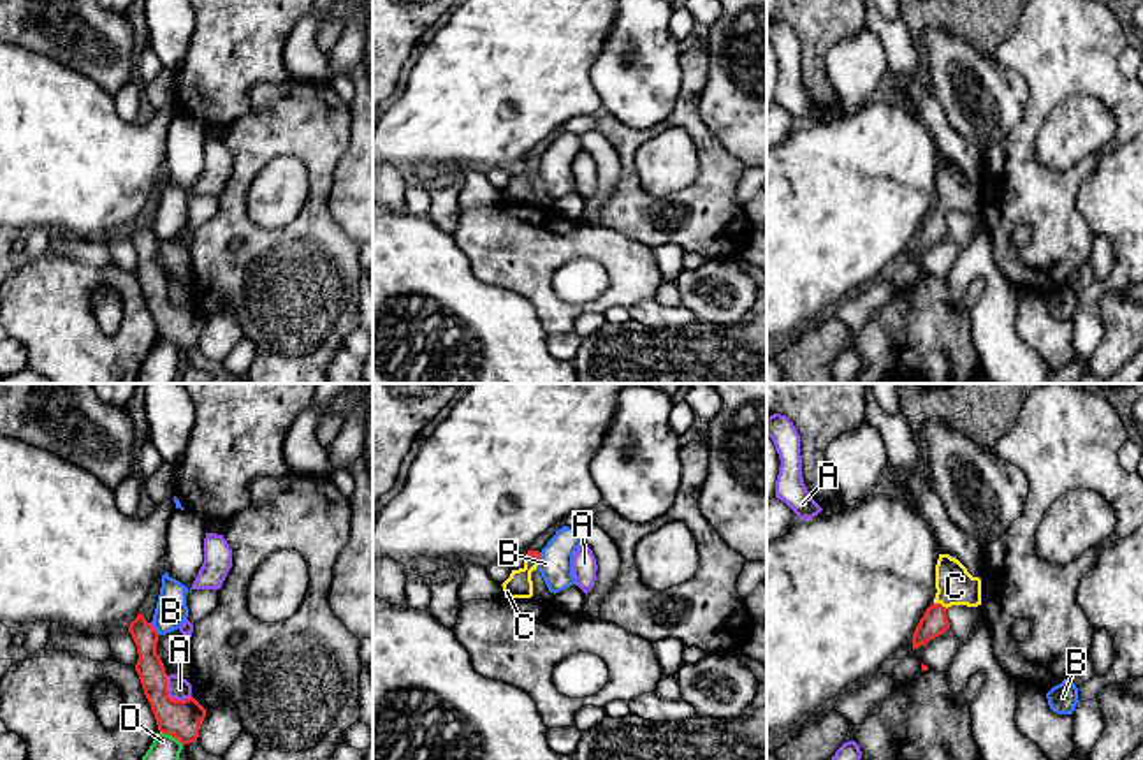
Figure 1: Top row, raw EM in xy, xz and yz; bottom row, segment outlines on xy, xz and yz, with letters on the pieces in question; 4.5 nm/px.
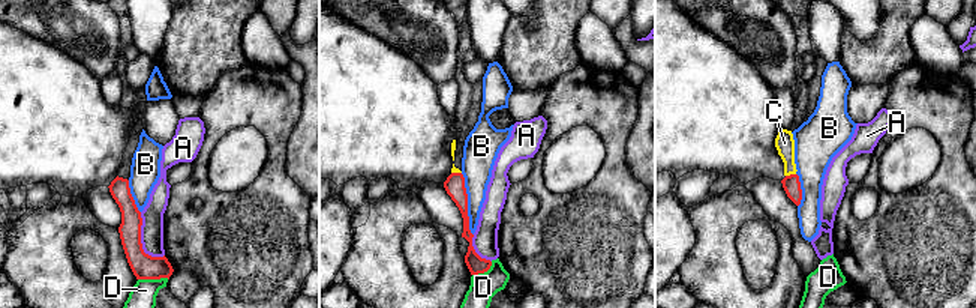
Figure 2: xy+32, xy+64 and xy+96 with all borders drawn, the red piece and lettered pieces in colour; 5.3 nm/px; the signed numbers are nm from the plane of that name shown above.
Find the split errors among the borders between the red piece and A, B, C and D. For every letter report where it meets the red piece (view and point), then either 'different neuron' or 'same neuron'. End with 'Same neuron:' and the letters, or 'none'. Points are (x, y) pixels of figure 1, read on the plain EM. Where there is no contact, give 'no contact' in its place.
A: xy (169, 303) | different neuron
B: xy (153, 234) | different neuron
C: yz (939, 210) | same neuron
D: xy (173, 342) | different neuron
Same neuron: C

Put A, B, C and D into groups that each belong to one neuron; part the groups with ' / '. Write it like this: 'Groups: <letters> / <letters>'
Groups: A / B / C / D

